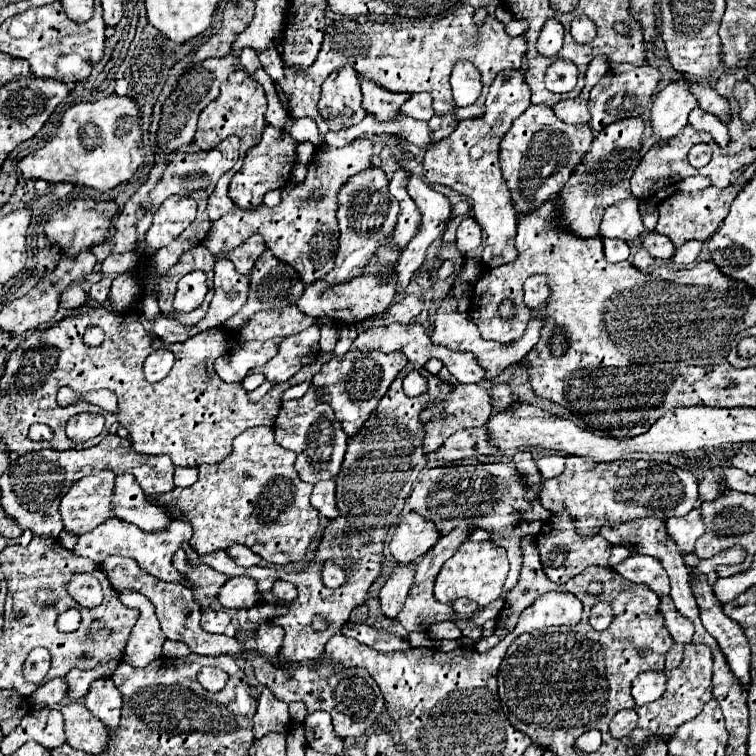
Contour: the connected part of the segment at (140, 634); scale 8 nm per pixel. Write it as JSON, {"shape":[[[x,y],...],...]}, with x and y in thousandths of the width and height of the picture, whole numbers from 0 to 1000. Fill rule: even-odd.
{"shape":[[[156,783],[156,788],[167,802],[185,807],[164,860],[164,873],[175,881],[193,881],[196,876],[214,868],[214,852],[220,847],[204,812],[204,802],[183,783]]]}

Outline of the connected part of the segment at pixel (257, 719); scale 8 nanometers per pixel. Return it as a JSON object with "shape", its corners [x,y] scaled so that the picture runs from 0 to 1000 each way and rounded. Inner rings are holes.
{"shape":[[[354,910],[341,923],[341,939],[336,947],[336,976],[347,976],[354,968],[373,968],[384,963],[381,931],[360,923]]]}

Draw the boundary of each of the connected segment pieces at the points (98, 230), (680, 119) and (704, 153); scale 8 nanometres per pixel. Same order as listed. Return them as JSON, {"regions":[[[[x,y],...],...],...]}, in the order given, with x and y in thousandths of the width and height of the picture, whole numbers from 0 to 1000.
{"regions":[[[[98,265],[66,286],[58,307],[66,315],[66,320],[74,320],[93,339],[101,339],[103,333],[116,331],[122,323],[130,323],[140,315],[153,278],[156,278],[156,272],[151,267],[124,267],[122,272],[114,272],[114,265]]],[[[889,108],[865,127],[860,143],[862,177],[873,185],[886,185],[910,164],[910,151],[921,140],[921,130],[910,122],[905,108]]],[[[921,190],[921,193],[915,193],[915,198],[910,204],[910,214],[918,222],[926,222],[926,220],[934,220],[939,214],[939,206],[942,206],[942,198],[937,190]]]]}

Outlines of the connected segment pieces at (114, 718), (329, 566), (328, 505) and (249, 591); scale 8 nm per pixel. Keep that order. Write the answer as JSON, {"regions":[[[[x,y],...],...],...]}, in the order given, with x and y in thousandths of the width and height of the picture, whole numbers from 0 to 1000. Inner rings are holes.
{"regions":[[[[132,897],[122,902],[116,918],[111,921],[111,934],[132,950],[146,966],[153,966],[159,955],[159,937],[161,937],[161,918],[153,913],[146,897]]],[[[431,743],[429,746],[429,754],[426,754],[426,767],[434,778],[447,778],[455,772],[458,762],[455,762],[455,754],[439,743]]],[[[442,635],[434,638],[421,638],[415,643],[413,659],[410,659],[413,669],[431,685],[444,685],[447,683],[447,672],[444,672],[444,659],[442,659]]],[[[325,762],[302,765],[299,772],[291,778],[288,796],[296,804],[333,804],[344,796],[344,786],[339,770]]]]}

